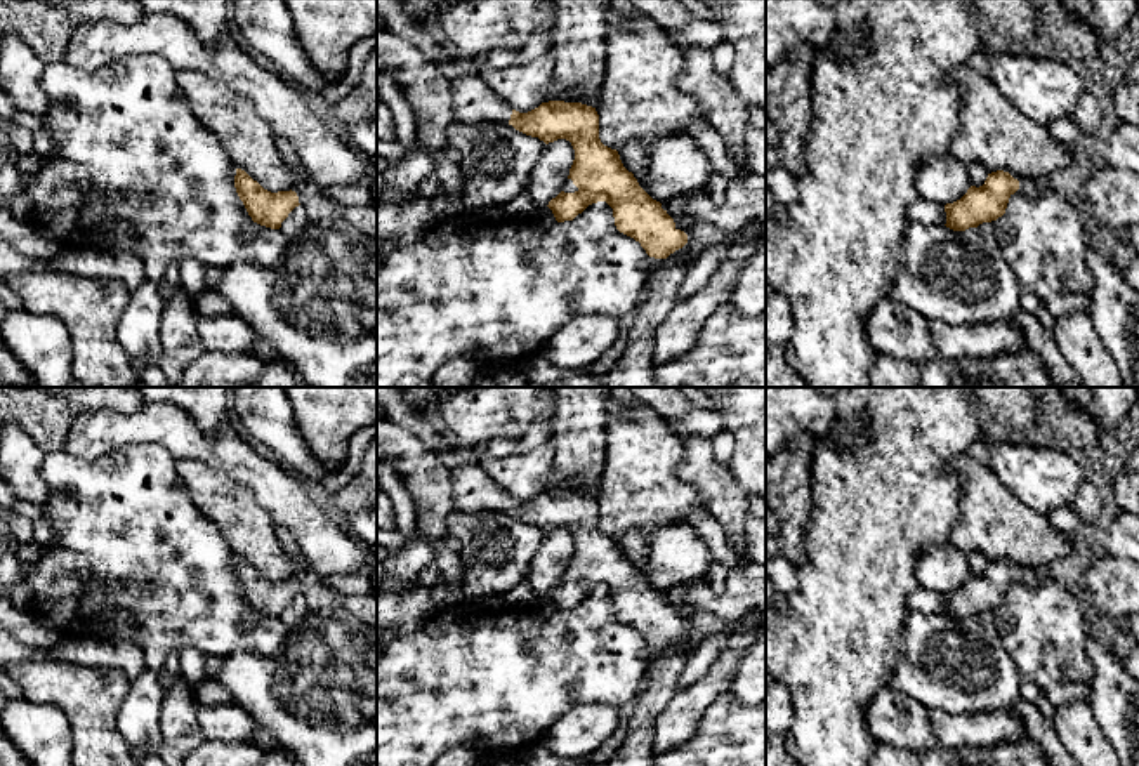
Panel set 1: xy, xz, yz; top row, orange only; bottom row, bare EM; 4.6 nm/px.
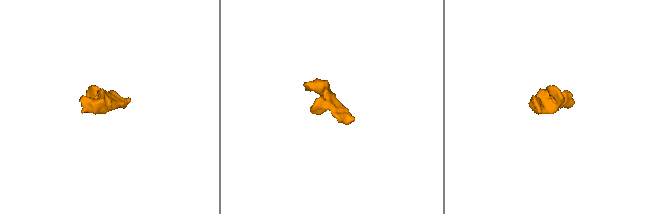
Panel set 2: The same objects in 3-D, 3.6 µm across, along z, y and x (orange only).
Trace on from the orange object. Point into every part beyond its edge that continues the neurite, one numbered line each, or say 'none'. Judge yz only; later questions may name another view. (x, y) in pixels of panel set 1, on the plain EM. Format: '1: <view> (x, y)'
1: yz (1027, 575)

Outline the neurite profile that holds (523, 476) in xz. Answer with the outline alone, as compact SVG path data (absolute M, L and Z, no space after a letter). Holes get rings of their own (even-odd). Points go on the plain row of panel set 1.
M550 441L531 452L507 457L491 457L486 450L465 453L474 457L488 478L519 502L528 502L545 492L556 460L556 446Z

